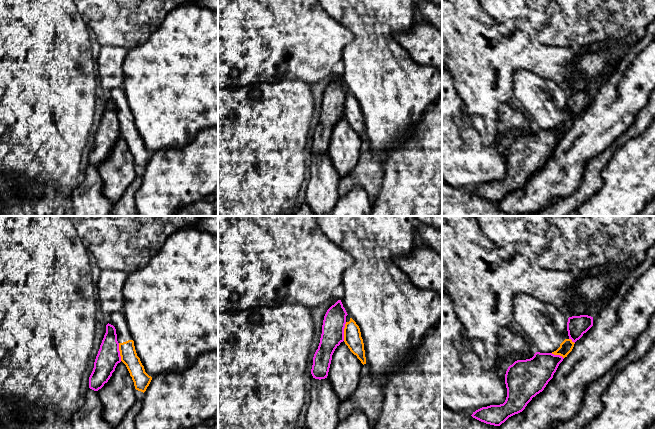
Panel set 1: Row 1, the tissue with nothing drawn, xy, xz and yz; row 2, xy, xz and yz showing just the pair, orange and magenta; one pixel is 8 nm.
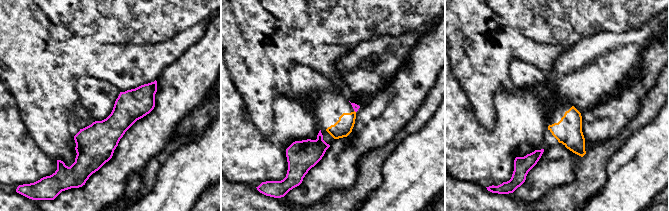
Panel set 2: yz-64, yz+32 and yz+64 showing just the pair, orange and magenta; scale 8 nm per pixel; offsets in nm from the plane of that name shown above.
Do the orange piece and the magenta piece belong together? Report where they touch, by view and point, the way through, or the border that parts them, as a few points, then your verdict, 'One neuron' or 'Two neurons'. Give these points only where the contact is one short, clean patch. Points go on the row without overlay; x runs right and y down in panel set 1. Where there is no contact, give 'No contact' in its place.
Touches orange at xz (344, 107). Boundary: xz (346, 98), (343, 116). Two neurons

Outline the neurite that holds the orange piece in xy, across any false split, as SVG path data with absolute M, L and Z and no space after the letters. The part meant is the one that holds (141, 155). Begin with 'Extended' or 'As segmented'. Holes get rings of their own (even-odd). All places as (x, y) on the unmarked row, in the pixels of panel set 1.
Extended. M114 88L107 94L108 99L116 105L121 137L126 141L134 158L135 165L144 169L152 153L145 148L144 142L137 132L125 92L123 88Z

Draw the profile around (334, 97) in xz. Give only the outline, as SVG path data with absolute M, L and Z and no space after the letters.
M338 76L327 86L323 96L320 119L313 133L311 145L313 154L319 156L327 154L332 131L344 117L347 91L341 76Z

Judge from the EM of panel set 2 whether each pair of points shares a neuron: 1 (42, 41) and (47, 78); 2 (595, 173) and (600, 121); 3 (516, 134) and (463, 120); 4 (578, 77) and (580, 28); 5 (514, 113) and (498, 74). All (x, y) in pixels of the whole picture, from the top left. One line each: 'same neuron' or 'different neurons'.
1: same neuron
2: different neurons
3: same neuron
4: different neurons
5: different neurons

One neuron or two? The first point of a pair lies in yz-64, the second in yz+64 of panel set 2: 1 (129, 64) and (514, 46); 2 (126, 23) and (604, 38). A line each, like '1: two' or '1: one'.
1: one
2: two

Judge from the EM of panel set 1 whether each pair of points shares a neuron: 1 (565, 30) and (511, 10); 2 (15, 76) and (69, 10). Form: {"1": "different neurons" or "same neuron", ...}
{"1": "same neuron", "2": "same neuron"}

